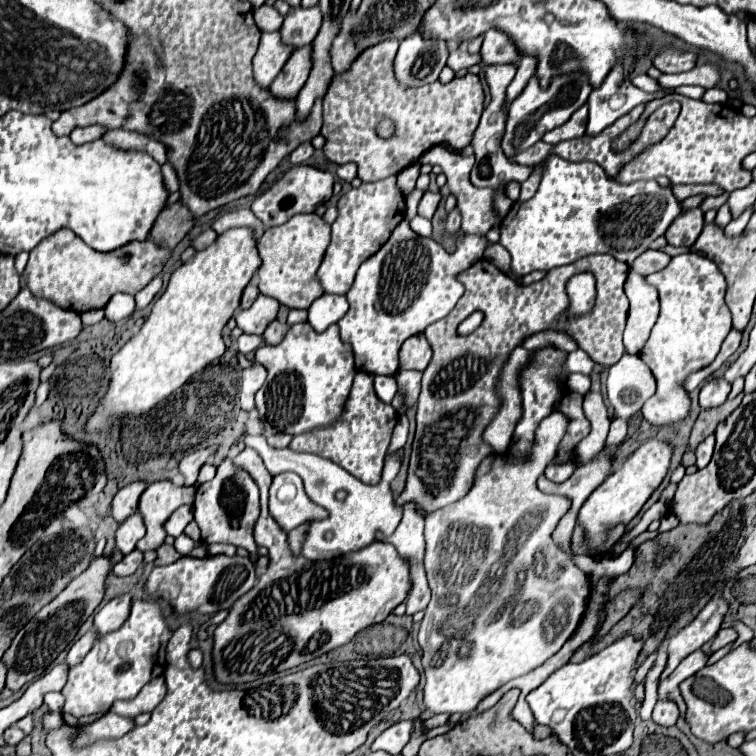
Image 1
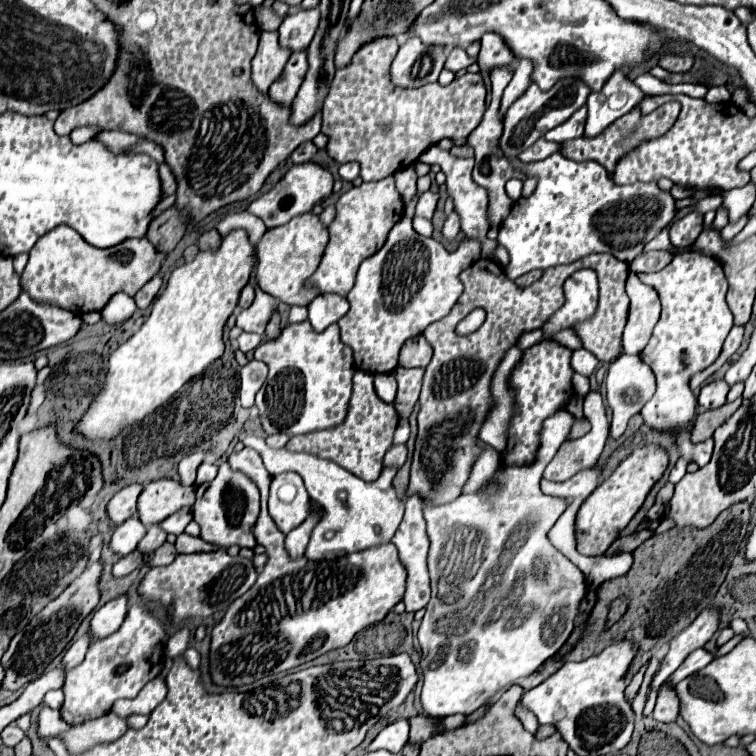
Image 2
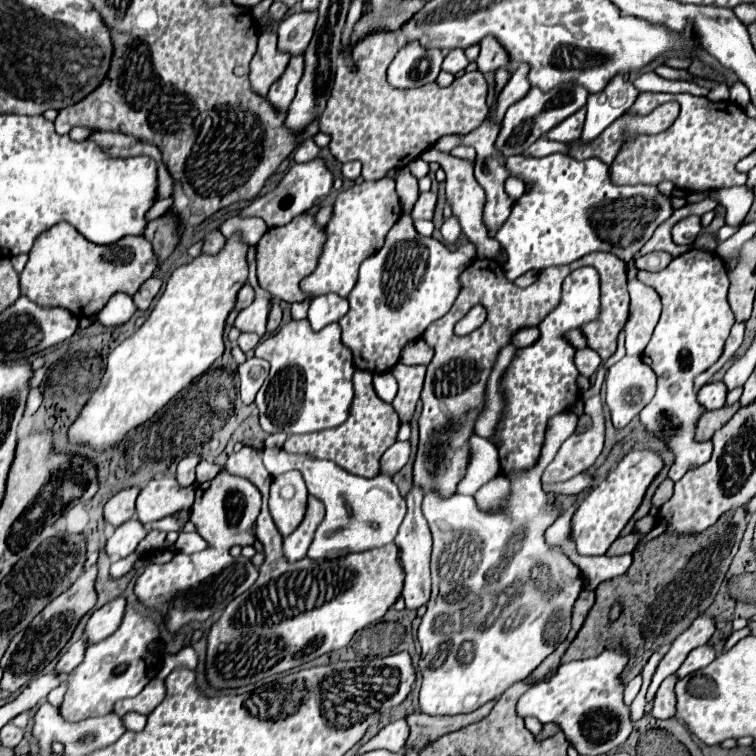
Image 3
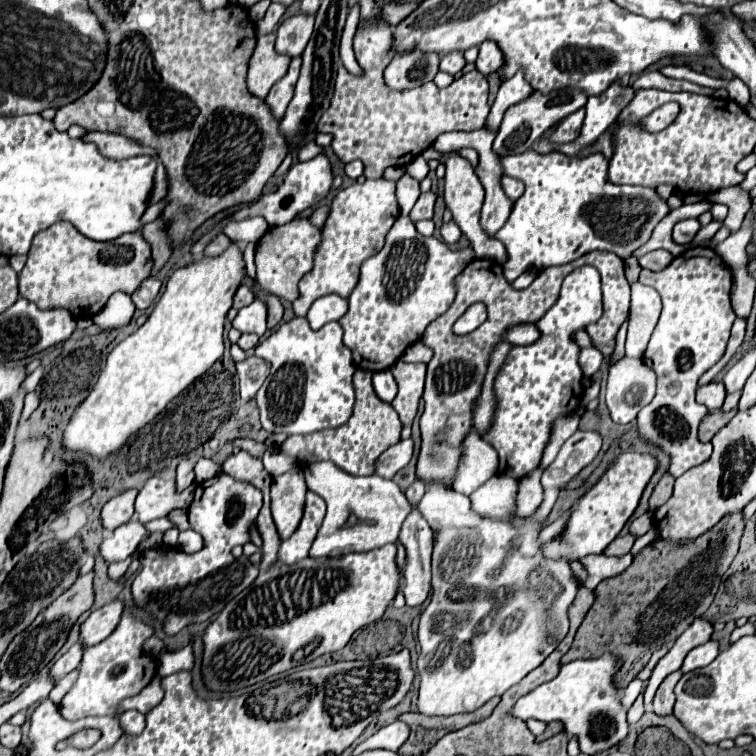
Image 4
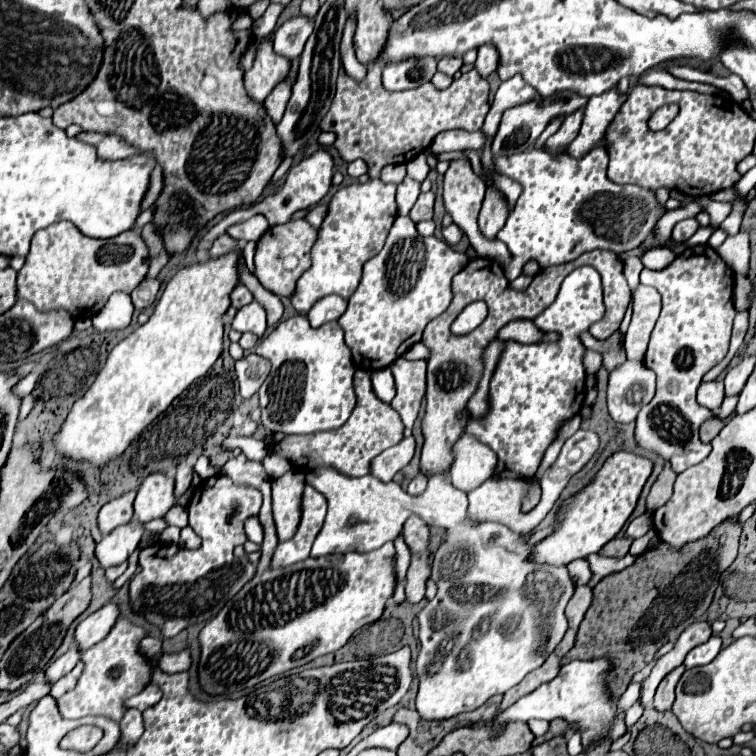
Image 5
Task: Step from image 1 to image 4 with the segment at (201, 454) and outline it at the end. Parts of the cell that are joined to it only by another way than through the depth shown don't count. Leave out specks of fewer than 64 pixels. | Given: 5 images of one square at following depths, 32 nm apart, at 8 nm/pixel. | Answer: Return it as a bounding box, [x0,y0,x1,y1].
[176,460,194,492]

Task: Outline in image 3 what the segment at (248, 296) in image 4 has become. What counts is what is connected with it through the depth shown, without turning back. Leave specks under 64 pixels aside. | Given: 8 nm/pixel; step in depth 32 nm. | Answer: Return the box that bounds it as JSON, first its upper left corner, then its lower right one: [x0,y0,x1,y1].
[234,284,254,310]

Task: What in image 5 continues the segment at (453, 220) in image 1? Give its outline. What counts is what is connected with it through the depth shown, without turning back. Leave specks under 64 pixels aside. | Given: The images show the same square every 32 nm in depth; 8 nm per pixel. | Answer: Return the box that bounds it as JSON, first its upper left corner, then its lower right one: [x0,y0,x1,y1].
[442,224,464,246]

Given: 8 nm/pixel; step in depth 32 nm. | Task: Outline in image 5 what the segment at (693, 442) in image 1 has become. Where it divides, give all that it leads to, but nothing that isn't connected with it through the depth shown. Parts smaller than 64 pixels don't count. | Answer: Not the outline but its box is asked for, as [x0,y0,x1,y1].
[700,418,728,443]

